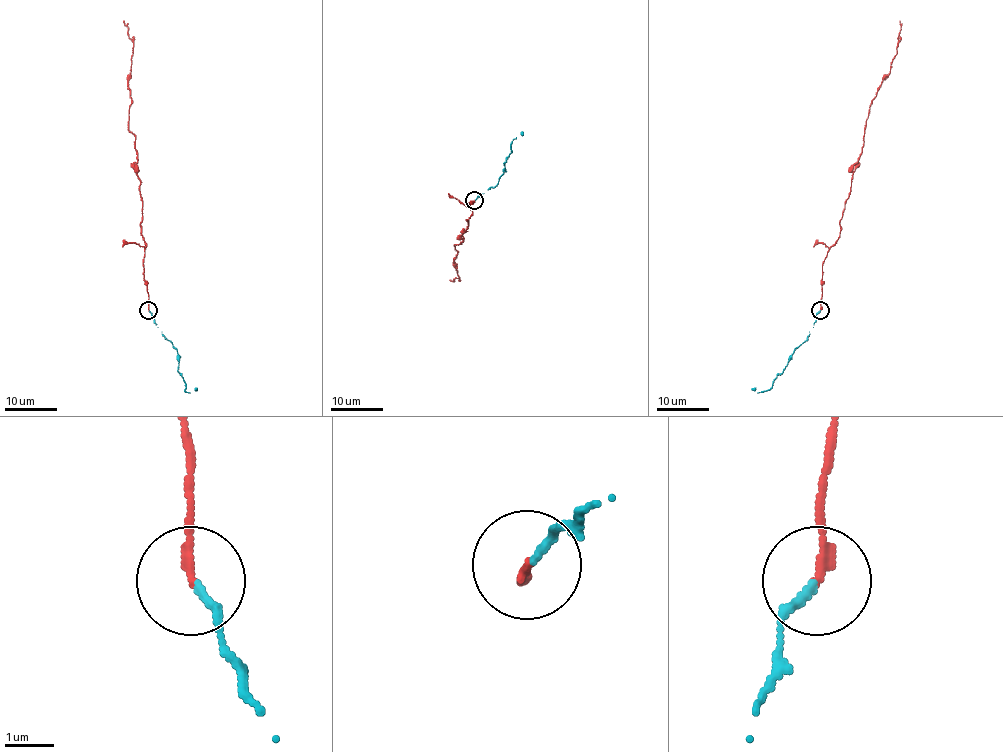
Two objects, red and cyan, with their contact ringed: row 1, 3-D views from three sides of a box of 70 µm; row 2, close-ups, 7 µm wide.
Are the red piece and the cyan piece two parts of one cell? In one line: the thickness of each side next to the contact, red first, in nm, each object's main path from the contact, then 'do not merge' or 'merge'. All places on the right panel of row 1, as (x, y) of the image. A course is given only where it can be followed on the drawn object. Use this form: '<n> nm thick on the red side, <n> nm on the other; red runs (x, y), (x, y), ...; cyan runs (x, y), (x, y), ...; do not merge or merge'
170 nm thick on the red side, 150 nm on the other; red runs (820, 310), (822, 263), (840, 235), (868, 109), (897, 53), (899, 21); cyan runs (820, 310), (810, 333), (793, 350), (792, 358), (771, 386), (757, 393), (752, 388); merge

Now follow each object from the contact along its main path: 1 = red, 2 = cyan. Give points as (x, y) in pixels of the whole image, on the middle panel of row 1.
1: (474, 200), (469, 202), (472, 211), (462, 242), (455, 244), (453, 265), (459, 277), (450, 279)
2: (475, 200), (497, 183), (512, 151), (510, 143), (522, 132)

